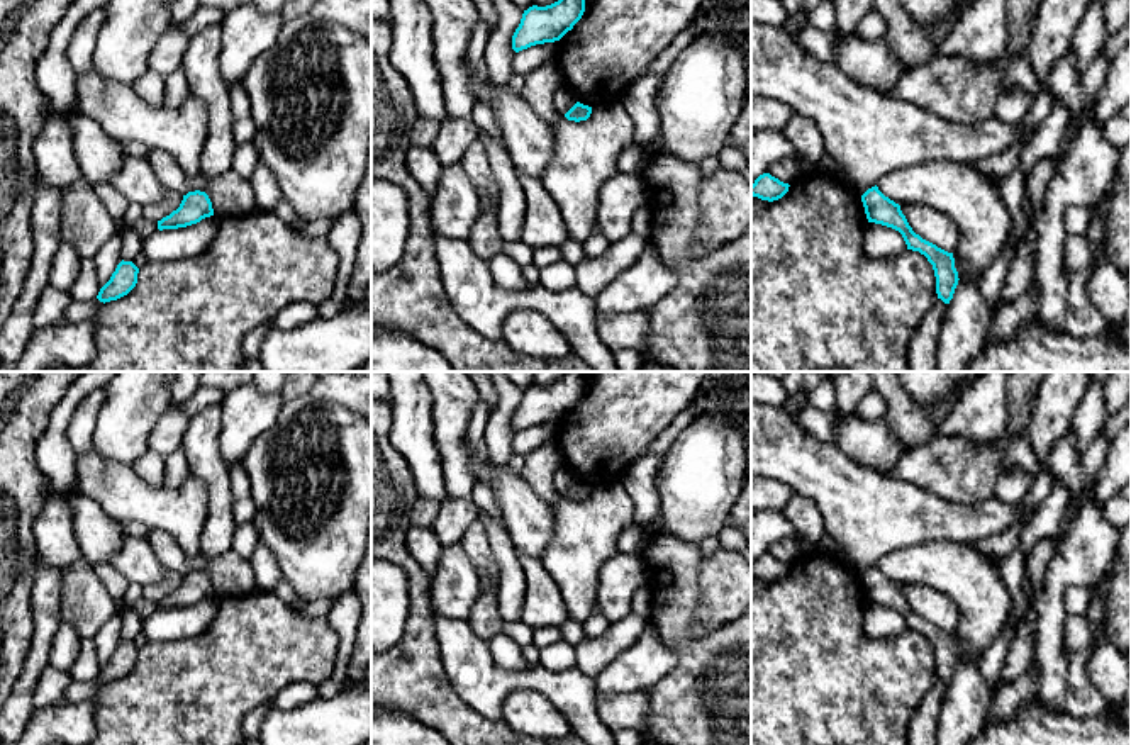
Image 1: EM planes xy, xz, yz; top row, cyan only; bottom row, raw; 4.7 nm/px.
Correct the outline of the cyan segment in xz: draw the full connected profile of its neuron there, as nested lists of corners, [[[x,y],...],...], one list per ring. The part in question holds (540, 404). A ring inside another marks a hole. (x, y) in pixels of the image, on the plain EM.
[[[566,372],[558,382],[524,390],[519,407],[512,416],[515,433],[536,424],[560,421],[585,392],[587,372]]]

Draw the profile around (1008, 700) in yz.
[[[1034,662],[1031,670],[1016,682],[1002,684],[994,694],[983,726],[1002,723],[1016,716],[1019,708],[1039,696],[1039,670]]]

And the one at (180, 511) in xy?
[[[90,450],[76,458],[75,485],[110,518],[161,529],[187,557],[198,555],[209,516],[209,490],[197,475],[188,473],[178,487],[153,487],[131,465],[105,462]]]

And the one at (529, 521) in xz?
[[[466,440],[470,467],[478,485],[488,487],[504,518],[512,543],[519,553],[538,557],[549,545],[554,531],[554,518],[531,485],[512,472],[507,465],[495,465],[488,458],[480,458]]]

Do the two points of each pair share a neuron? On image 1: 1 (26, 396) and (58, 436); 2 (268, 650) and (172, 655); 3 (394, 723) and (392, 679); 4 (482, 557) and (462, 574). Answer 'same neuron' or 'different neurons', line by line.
1: different neurons
2: same neuron
3: different neurons
4: different neurons

